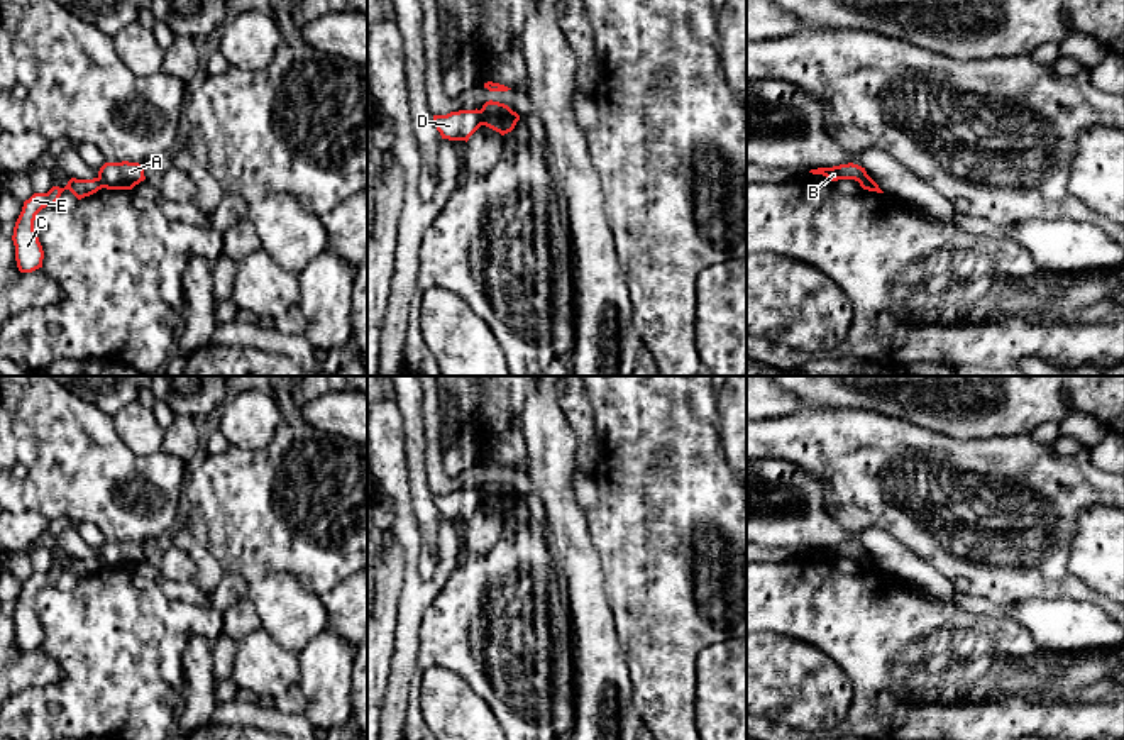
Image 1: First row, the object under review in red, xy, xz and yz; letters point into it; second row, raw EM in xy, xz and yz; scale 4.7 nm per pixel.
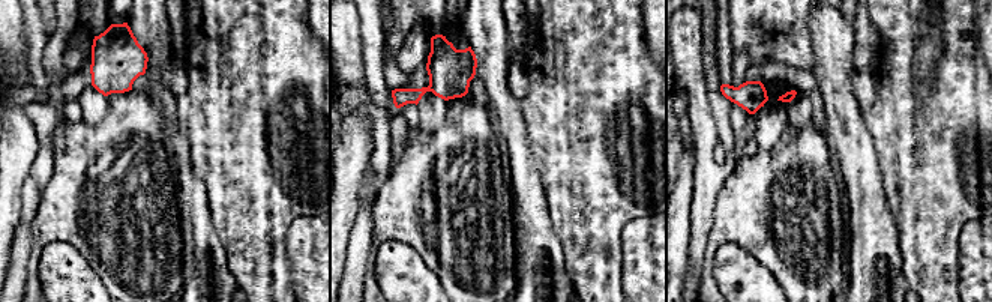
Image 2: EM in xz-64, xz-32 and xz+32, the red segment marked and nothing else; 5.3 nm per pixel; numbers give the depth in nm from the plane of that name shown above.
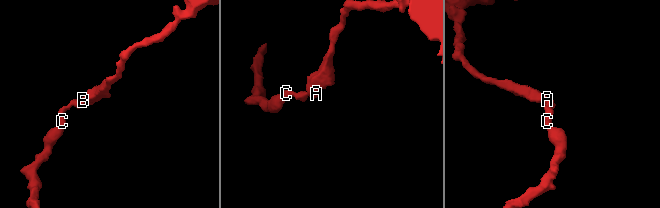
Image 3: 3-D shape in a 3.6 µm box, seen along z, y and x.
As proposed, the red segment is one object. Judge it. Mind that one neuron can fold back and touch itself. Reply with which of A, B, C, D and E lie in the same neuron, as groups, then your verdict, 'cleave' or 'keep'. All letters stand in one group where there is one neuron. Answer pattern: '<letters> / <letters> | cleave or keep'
A B / C D E | cleave

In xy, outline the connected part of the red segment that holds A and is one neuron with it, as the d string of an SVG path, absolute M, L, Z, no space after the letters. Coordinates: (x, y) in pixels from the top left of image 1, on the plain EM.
M105 542L98 557L107 569L132 569L135 564L146 559L144 545L139 542Z

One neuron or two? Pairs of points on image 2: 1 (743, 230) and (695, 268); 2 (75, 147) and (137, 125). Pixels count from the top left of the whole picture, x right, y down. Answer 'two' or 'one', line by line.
1: two
2: one

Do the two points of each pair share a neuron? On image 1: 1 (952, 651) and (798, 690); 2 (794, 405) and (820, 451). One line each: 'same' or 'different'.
1: different
2: different

